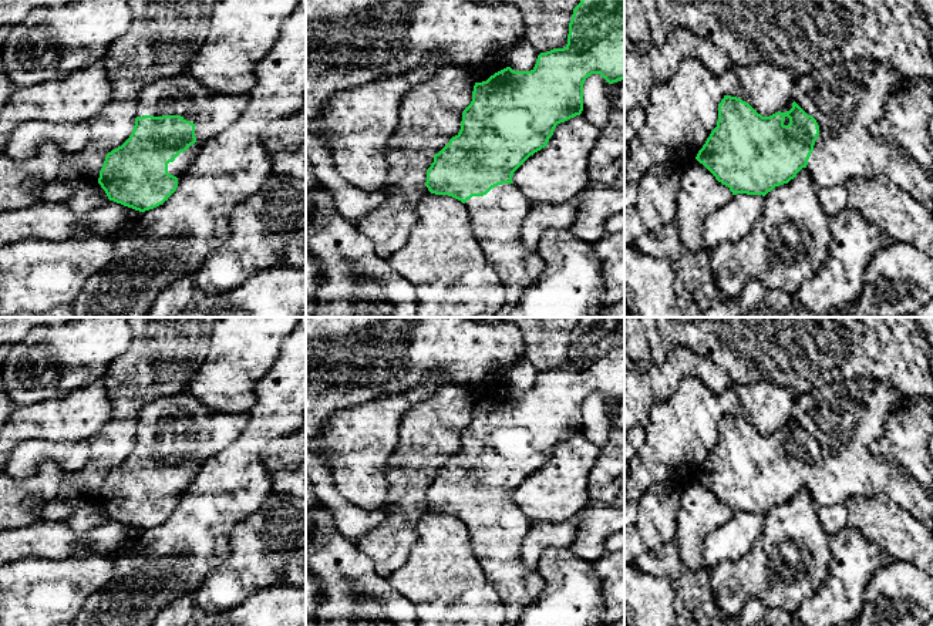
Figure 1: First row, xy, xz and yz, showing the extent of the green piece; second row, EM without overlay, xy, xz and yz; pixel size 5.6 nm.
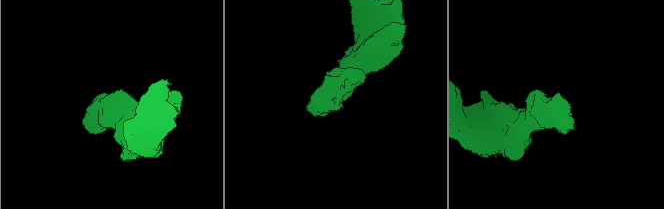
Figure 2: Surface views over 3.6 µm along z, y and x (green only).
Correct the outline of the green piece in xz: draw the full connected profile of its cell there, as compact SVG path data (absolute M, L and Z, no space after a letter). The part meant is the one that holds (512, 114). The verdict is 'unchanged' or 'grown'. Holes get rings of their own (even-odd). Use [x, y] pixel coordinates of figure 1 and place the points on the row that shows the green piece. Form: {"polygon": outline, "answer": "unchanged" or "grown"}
{"polygon": "M580 0L573 9L563 48L540 53L531 71L506 67L486 81L475 83L472 101L462 112L459 132L434 155L434 162L427 169L425 186L431 193L452 196L466 206L474 235L506 289L505 303L511 307L519 303L523 290L545 270L545 260L538 250L526 249L521 240L531 201L513 185L513 172L548 145L558 124L582 114L583 84L592 74L600 74L609 84L624 80L624 0Z", "answer": "grown"}

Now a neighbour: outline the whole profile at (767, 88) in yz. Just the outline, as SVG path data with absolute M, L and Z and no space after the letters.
M687 57L681 61L676 75L664 84L657 84L649 97L646 124L636 131L629 142L624 169L624 209L636 205L643 175L654 165L670 162L686 168L695 161L698 151L717 127L718 105L725 95L741 98L762 117L769 117L787 107L799 78L778 65L755 63L734 65L723 74L713 74L700 60Z

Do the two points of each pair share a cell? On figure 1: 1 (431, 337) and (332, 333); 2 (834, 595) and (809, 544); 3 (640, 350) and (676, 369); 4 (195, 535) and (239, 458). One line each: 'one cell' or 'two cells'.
1: one cell
2: two cells
3: two cells
4: one cell

